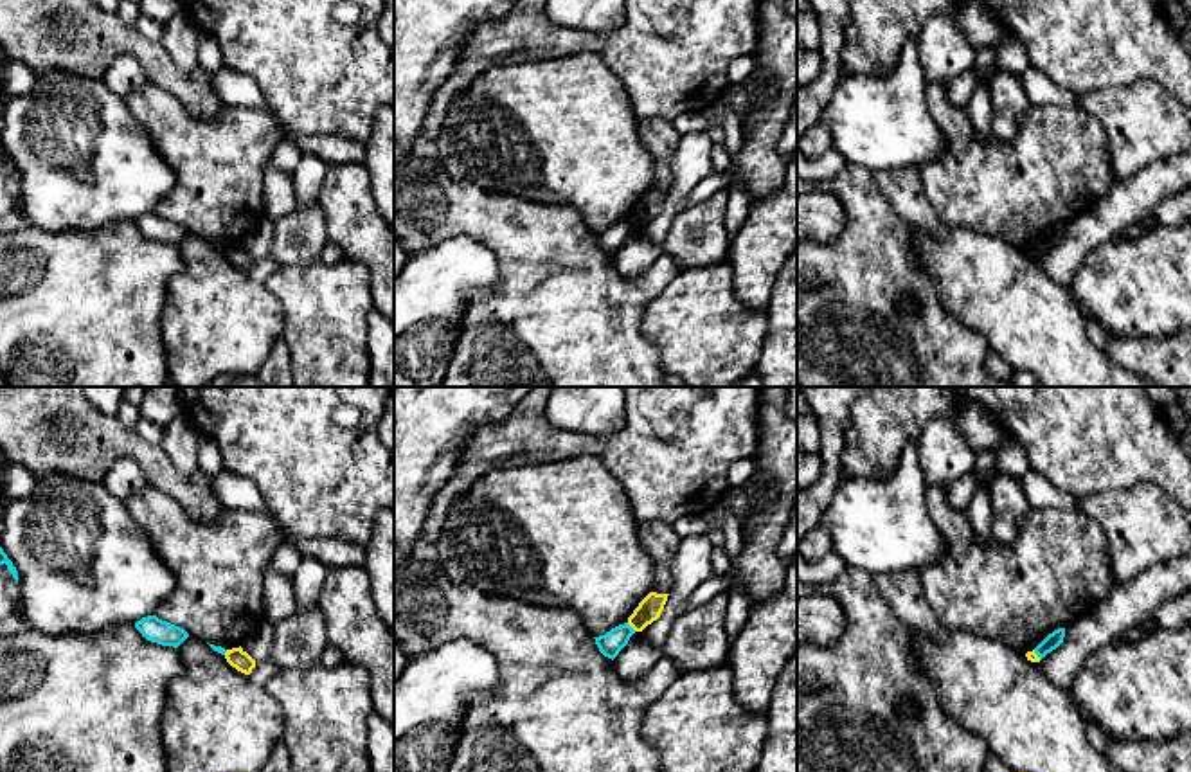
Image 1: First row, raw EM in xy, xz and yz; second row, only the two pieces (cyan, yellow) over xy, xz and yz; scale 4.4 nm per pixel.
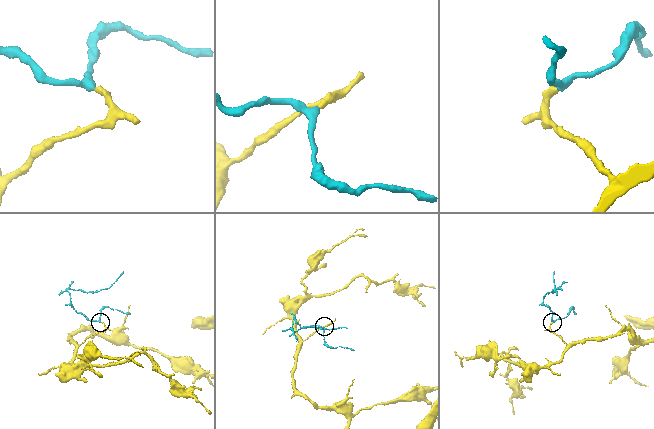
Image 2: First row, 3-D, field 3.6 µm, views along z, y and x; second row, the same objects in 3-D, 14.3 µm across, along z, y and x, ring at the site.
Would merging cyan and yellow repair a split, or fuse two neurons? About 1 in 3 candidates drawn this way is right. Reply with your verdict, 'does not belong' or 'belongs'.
does not belong

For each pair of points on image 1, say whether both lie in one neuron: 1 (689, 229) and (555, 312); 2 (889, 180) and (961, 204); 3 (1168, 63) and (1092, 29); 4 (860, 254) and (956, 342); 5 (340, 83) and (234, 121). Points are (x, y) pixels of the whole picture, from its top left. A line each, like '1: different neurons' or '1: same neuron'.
1: different neurons
2: different neurons
3: same neuron
4: same neuron
5: different neurons

